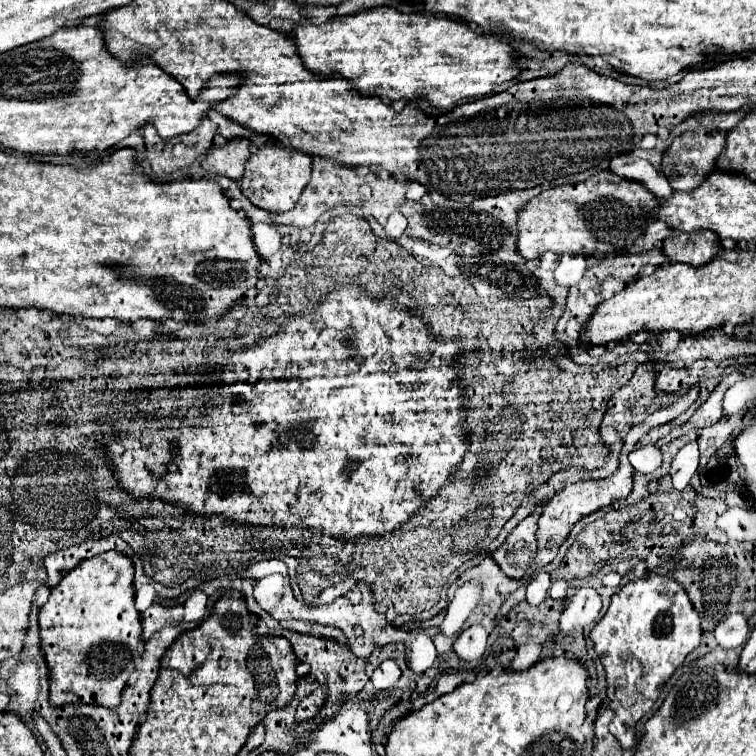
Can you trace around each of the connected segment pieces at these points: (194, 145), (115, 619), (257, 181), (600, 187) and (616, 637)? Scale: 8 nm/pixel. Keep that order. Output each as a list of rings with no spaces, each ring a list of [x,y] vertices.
[[[202,119],[202,123],[188,135],[178,135],[174,139],[158,139],[154,125],[144,125],[146,159],[152,171],[162,177],[170,175],[172,171],[190,167],[198,157],[204,157],[208,153],[216,129],[218,127],[210,119]]]
[[[108,551],[82,561],[62,581],[52,587],[52,593],[40,609],[40,639],[42,651],[50,669],[50,703],[94,703],[102,707],[118,707],[120,693],[134,671],[134,657],[142,637],[140,613],[134,607],[134,563],[130,557]]]
[[[266,145],[258,149],[246,163],[246,171],[240,181],[240,189],[256,207],[272,211],[272,213],[280,213],[296,205],[300,193],[310,181],[310,175],[312,175],[312,157],[296,149],[288,151],[276,145]]]
[[[598,171],[584,183],[542,191],[518,213],[518,253],[524,259],[536,259],[546,251],[560,255],[620,253],[644,235],[656,209],[658,199],[642,183],[618,177],[612,171]]]
[[[650,575],[646,579],[634,579],[626,583],[610,601],[606,615],[596,623],[590,633],[594,651],[598,653],[606,671],[606,695],[614,717],[610,721],[610,733],[620,741],[624,749],[632,749],[636,743],[636,723],[654,707],[664,683],[682,665],[686,655],[700,645],[700,617],[694,611],[686,591],[674,579]]]

